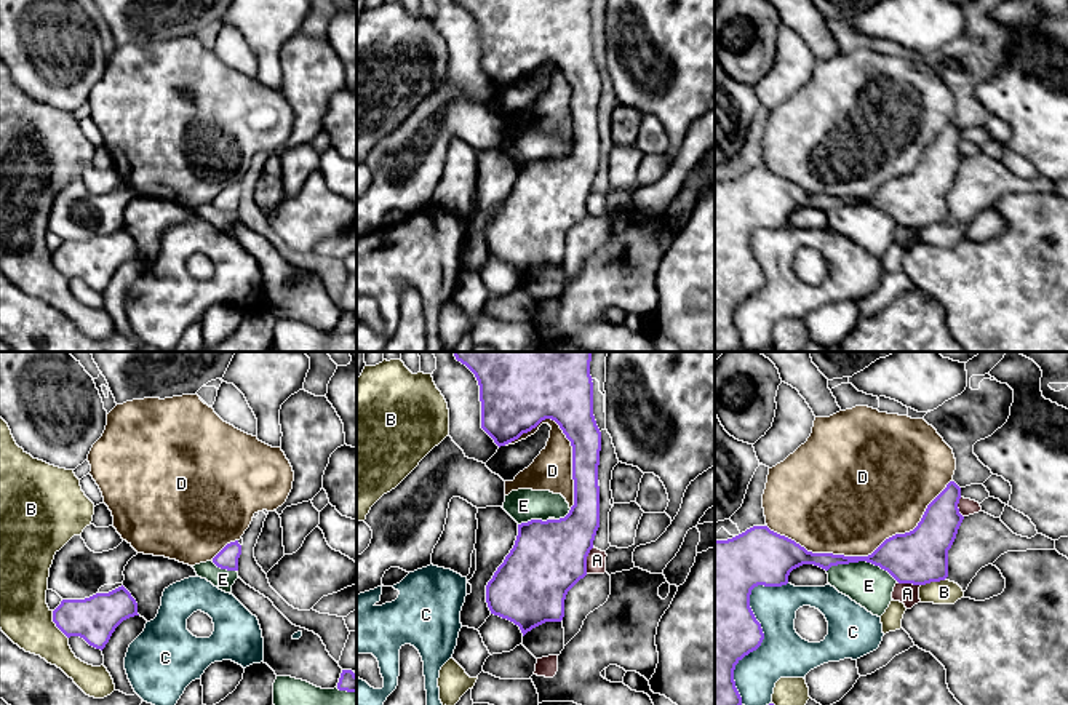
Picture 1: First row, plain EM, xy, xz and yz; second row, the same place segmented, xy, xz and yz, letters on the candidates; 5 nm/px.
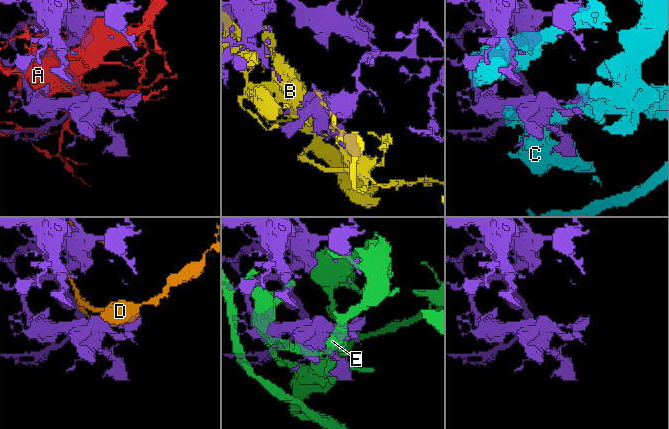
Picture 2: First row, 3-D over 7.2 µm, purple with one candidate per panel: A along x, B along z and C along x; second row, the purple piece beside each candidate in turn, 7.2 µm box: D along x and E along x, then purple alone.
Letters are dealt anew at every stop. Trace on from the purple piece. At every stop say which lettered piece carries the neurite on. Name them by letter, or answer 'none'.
none

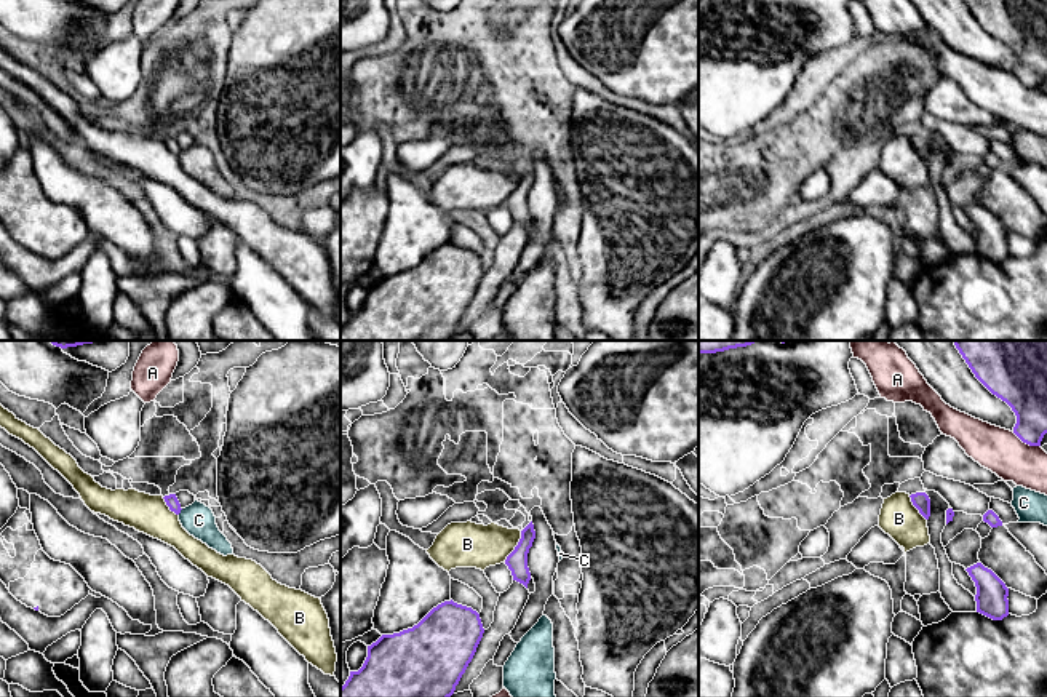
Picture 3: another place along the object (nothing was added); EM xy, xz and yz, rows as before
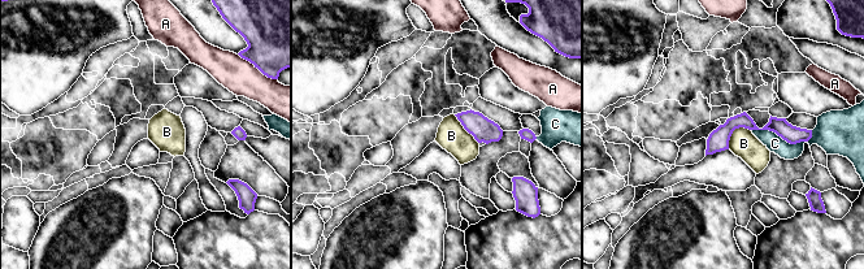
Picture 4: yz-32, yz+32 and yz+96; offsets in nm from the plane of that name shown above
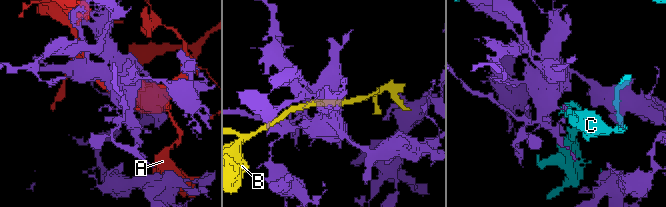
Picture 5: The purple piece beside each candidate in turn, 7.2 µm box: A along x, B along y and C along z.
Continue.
none

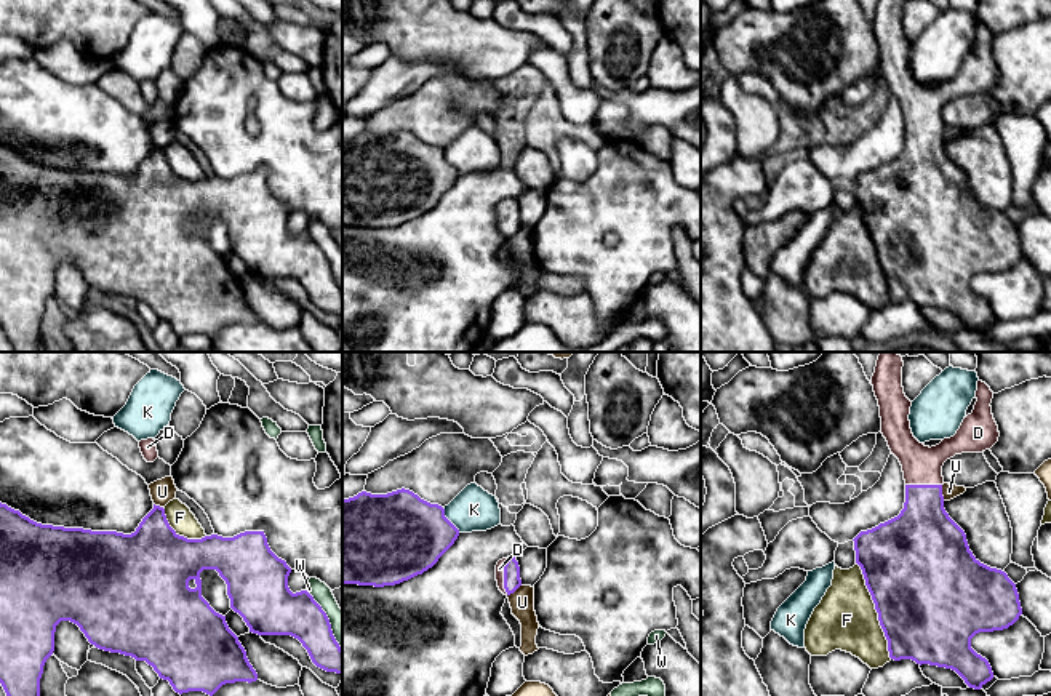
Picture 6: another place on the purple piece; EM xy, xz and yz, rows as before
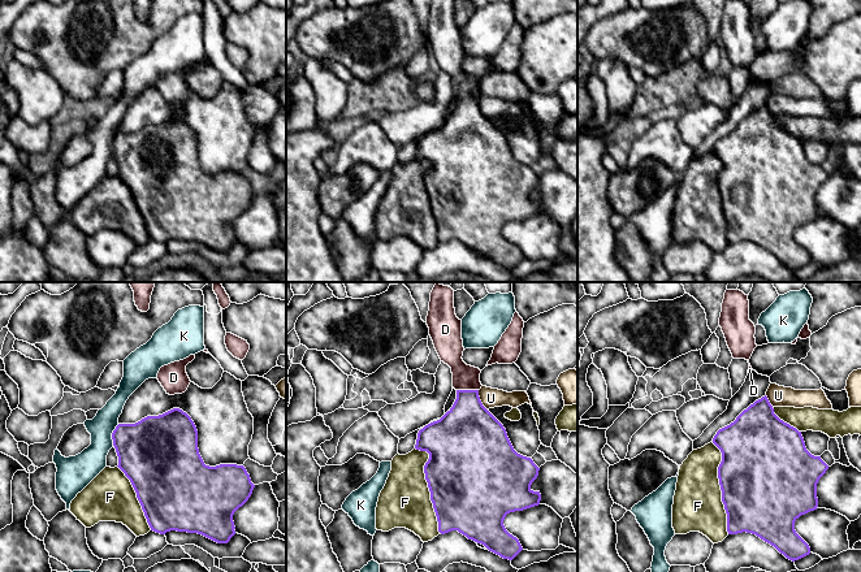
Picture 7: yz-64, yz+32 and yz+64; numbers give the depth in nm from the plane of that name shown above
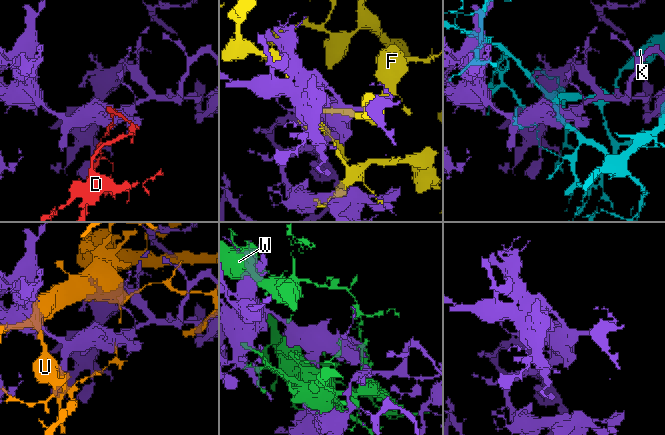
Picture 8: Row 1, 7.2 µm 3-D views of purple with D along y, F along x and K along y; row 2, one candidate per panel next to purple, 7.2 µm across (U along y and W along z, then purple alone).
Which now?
D

